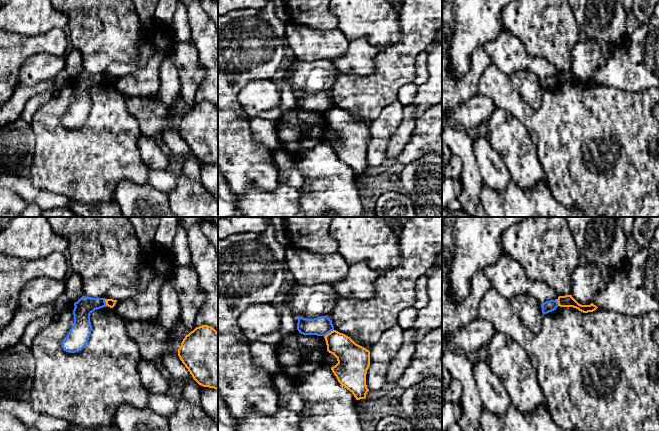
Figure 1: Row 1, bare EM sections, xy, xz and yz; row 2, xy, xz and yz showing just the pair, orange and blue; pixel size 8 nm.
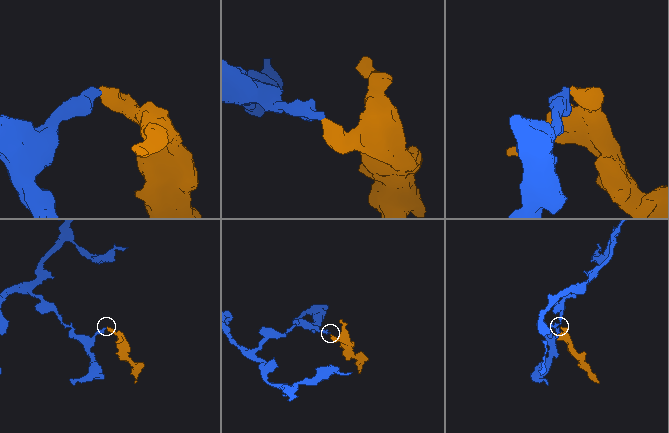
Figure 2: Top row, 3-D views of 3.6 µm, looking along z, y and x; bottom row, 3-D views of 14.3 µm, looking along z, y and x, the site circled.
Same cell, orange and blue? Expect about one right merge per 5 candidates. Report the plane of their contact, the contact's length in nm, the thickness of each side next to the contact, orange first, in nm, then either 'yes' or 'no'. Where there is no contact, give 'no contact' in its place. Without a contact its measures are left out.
contact in xz; length 100 nm; calibres 220 and 160 nm; no

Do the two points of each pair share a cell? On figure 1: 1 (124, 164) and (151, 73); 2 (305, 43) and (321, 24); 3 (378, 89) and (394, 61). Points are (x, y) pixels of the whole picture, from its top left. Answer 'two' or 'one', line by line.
1: two
2: two
3: one

